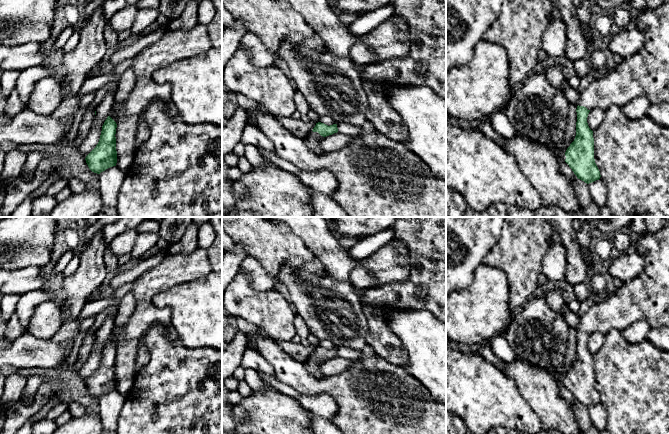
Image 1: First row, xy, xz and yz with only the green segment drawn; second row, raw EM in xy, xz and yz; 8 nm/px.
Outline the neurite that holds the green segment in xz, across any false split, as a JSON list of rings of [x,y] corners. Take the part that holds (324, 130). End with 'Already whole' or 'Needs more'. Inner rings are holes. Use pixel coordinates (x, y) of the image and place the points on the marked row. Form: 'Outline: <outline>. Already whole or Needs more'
Outline: [[[318,122],[313,130],[304,138],[304,141],[311,150],[316,153],[324,153],[320,146],[320,140],[337,132],[337,124],[328,126],[324,123]]]. Needs more

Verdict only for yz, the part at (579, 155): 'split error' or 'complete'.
split error

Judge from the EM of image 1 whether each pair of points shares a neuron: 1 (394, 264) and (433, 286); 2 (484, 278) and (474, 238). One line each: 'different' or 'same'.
1: different
2: different

